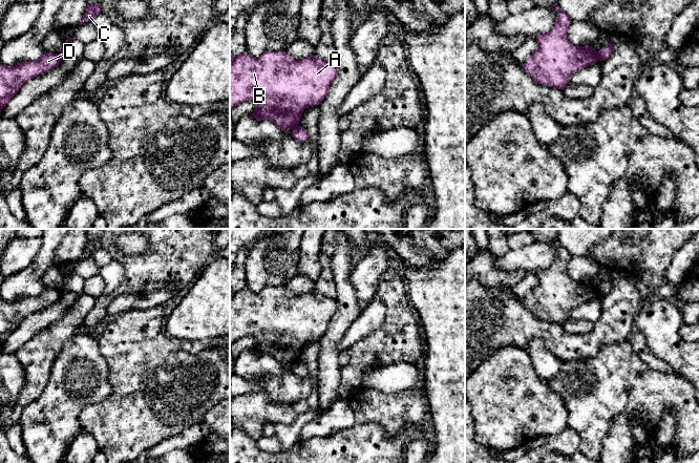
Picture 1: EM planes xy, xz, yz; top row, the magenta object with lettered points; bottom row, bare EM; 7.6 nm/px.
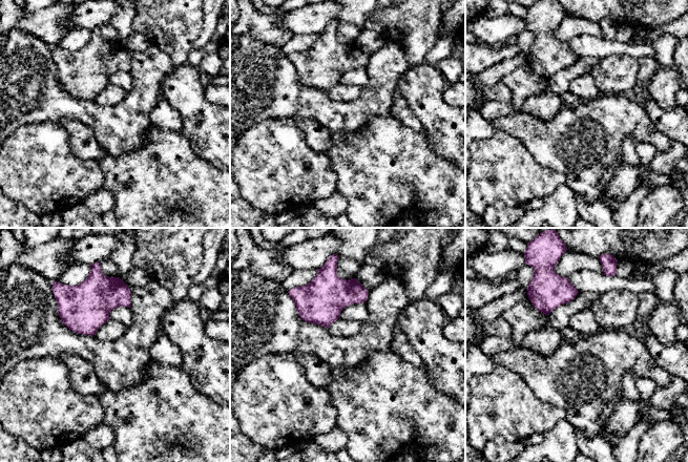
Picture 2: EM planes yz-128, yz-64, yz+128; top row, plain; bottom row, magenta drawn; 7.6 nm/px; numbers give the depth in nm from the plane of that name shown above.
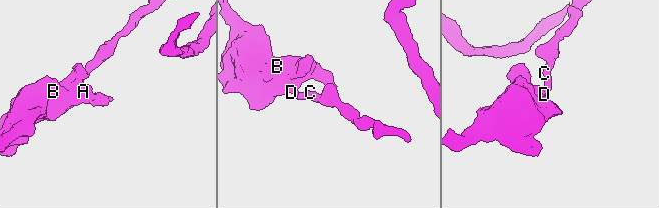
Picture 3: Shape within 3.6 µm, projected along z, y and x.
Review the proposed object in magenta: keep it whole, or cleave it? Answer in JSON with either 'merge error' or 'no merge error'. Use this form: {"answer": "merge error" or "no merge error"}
{"answer": "merge error"}

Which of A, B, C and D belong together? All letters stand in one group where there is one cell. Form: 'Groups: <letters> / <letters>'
Groups: A B D / C

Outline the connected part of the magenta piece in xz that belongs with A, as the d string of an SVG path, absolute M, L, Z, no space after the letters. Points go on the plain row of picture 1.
M284 286L268 287L257 293L247 287L238 291L230 289L230 343L253 336L256 344L252 351L257 356L272 356L281 365L294 364L305 343L324 335L337 310L336 298L316 291L295 295Z

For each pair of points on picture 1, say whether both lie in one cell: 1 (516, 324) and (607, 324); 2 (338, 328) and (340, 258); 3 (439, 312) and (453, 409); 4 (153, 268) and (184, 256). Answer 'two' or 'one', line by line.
1: one
2: one
3: one
4: one

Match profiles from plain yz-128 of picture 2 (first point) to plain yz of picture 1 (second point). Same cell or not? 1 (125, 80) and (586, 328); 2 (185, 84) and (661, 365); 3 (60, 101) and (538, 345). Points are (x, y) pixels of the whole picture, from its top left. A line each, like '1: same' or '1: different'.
1: different
2: different
3: different

